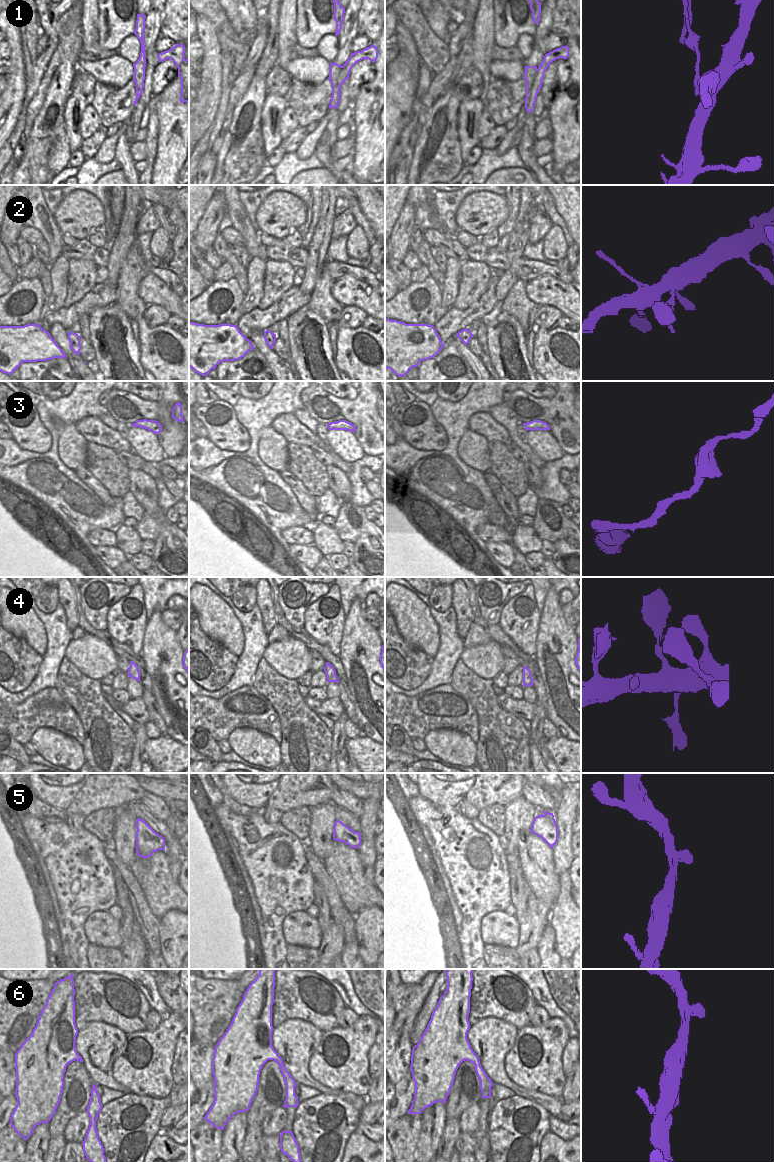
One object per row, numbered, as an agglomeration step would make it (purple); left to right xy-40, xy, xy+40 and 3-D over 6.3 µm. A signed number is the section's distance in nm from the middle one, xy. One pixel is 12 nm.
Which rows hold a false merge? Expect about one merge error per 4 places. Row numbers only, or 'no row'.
1, 6

